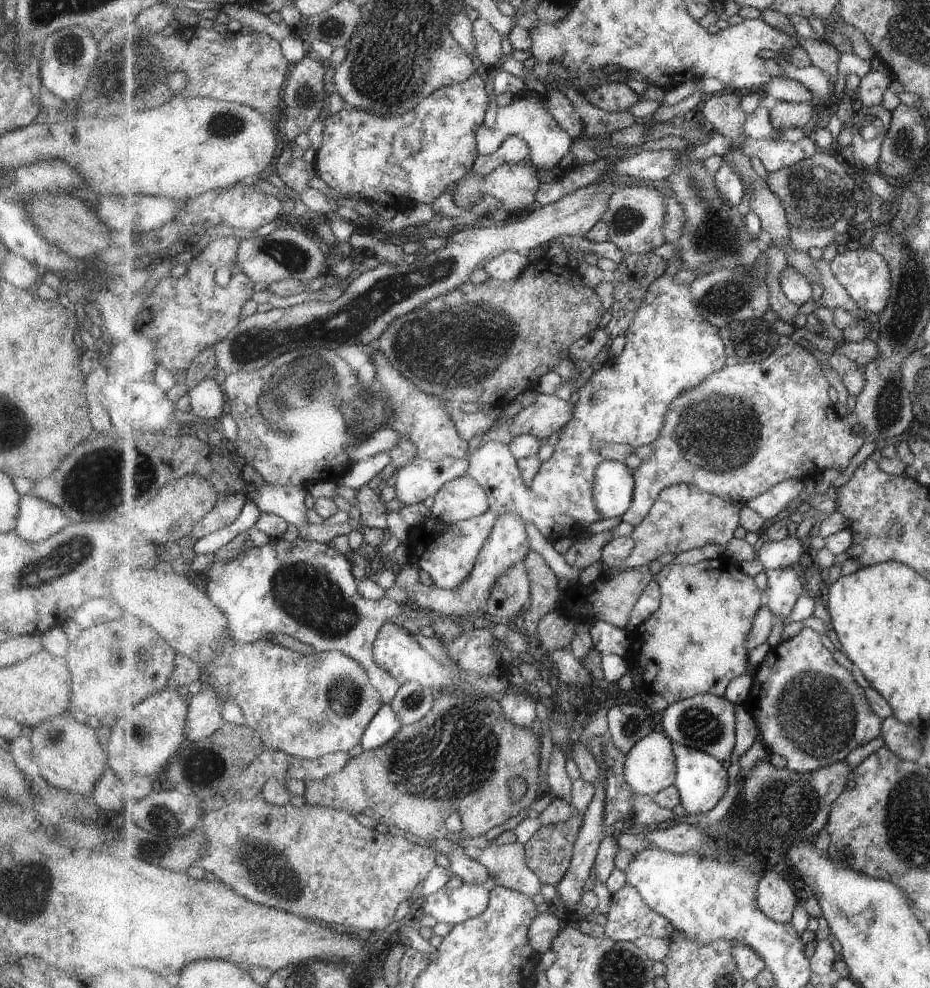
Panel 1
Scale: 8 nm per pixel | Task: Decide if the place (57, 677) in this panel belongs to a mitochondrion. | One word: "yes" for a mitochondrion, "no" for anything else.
no

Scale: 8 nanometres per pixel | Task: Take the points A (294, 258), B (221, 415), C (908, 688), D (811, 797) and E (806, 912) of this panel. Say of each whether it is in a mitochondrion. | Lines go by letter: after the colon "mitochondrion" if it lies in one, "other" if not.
A: mitochondrion
B: other
C: other
D: mitochondrion
E: other

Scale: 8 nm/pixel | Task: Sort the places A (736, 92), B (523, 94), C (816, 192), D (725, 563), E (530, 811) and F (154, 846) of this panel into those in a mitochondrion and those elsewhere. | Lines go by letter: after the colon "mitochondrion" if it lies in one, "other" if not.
A: other
B: other
C: mitochondrion
D: other
E: other
F: mitochondrion

